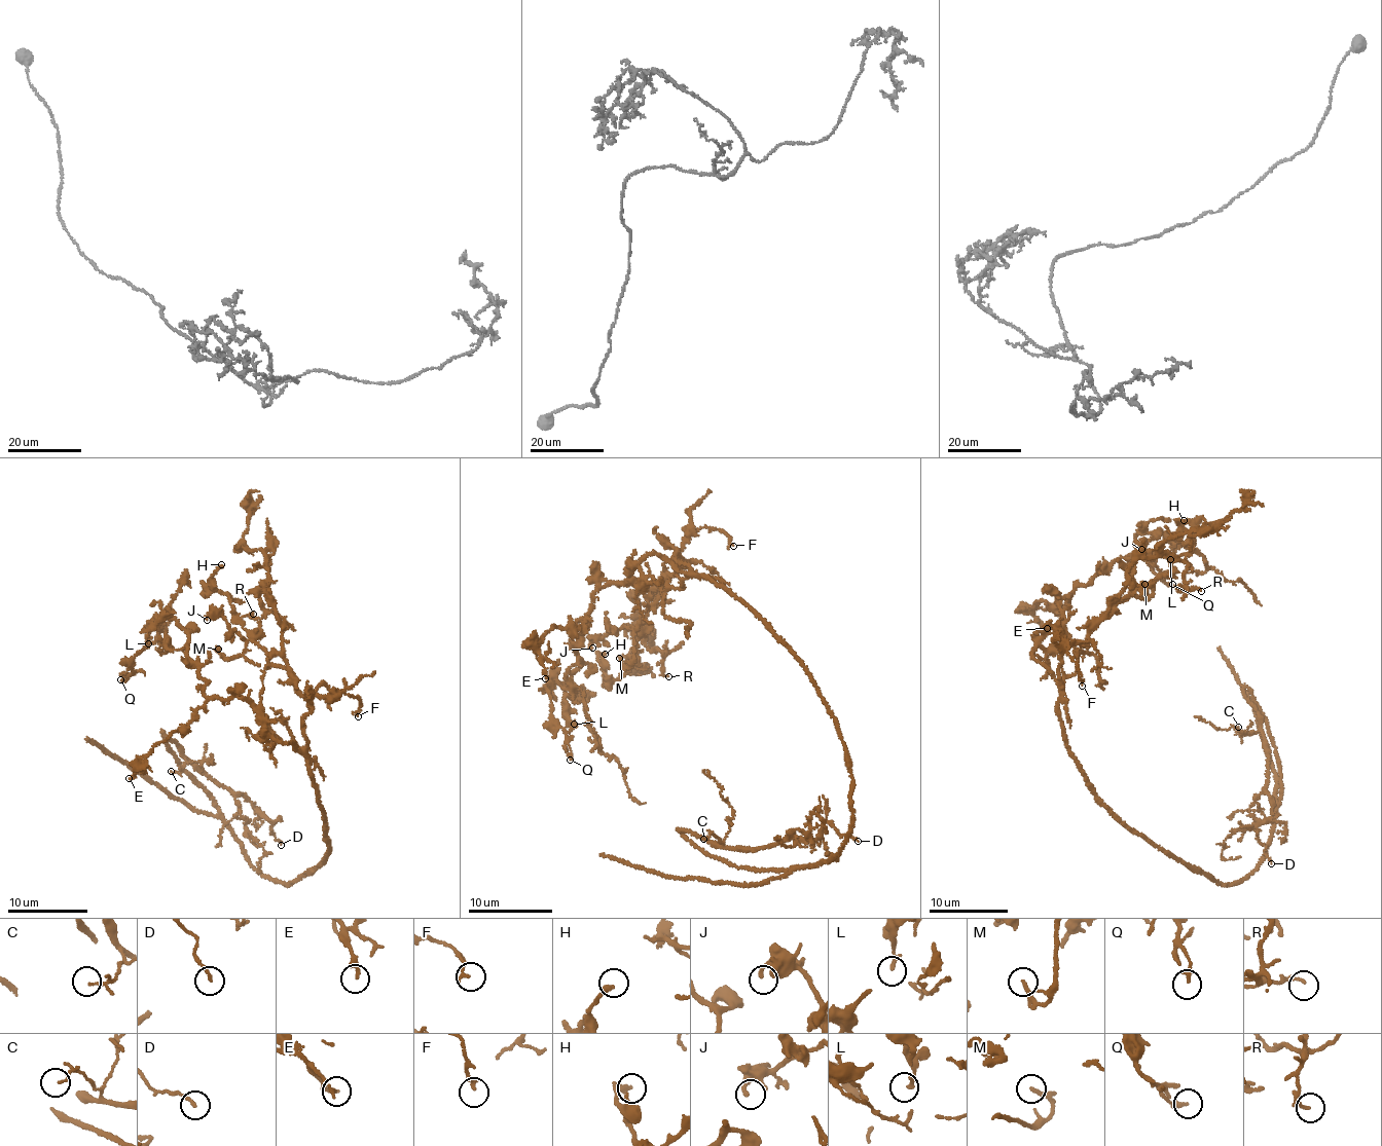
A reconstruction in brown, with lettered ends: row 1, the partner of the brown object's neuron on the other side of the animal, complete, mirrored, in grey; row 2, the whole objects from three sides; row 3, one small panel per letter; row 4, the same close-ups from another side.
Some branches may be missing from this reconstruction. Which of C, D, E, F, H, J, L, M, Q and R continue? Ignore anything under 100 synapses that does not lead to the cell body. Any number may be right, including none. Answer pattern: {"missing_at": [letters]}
{"missing_at": []}

